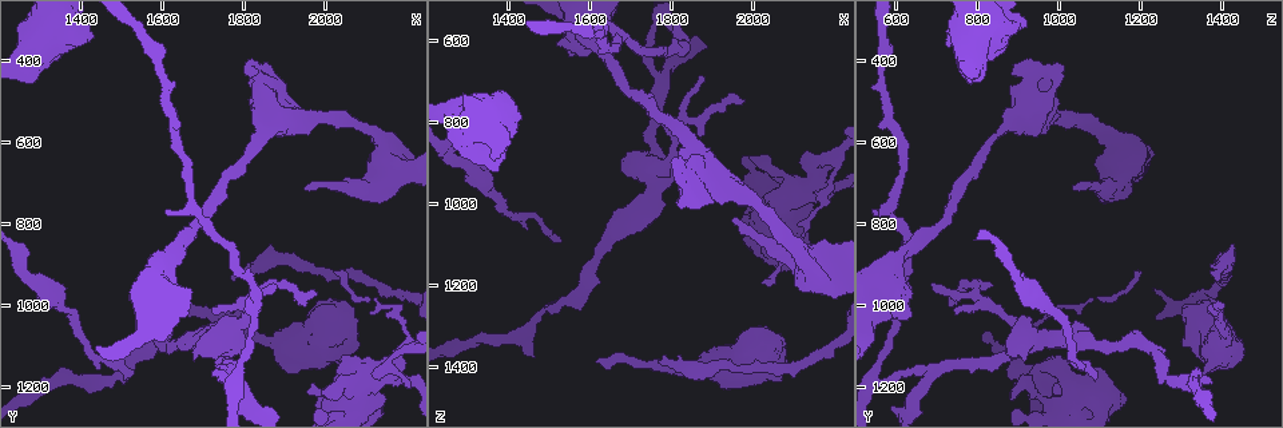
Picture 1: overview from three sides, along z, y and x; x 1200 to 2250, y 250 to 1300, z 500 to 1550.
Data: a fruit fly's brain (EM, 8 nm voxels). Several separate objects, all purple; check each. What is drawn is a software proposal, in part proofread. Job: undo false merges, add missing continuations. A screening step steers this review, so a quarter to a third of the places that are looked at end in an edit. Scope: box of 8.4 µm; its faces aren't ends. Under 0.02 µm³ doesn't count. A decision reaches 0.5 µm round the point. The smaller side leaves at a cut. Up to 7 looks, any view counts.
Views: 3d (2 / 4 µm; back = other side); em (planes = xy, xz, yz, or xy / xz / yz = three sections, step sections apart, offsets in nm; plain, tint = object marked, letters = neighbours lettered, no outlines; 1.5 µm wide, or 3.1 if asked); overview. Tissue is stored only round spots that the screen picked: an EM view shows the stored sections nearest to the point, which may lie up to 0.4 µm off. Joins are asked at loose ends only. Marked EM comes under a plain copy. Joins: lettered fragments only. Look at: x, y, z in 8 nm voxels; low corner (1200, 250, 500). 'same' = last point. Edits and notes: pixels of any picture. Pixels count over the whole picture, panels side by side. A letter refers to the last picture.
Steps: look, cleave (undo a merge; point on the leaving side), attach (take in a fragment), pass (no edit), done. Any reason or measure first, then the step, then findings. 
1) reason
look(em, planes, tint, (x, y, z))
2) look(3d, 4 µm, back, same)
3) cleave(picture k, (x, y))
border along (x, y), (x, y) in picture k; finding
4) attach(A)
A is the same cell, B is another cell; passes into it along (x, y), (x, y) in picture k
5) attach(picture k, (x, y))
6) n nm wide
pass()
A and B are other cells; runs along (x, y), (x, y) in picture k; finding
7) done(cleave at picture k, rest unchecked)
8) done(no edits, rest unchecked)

branch stops here
look(em, planes, tint, (1975, 970, 740))

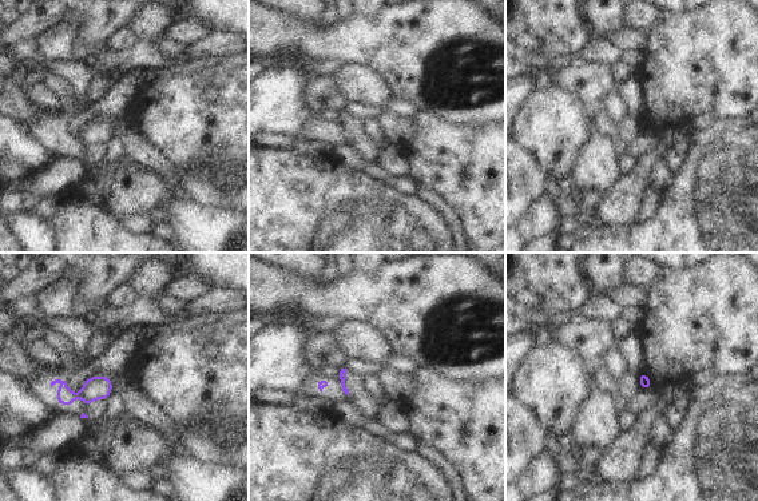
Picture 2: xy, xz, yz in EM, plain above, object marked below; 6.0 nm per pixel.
see the neighbours
look(em, planes, letters, same)

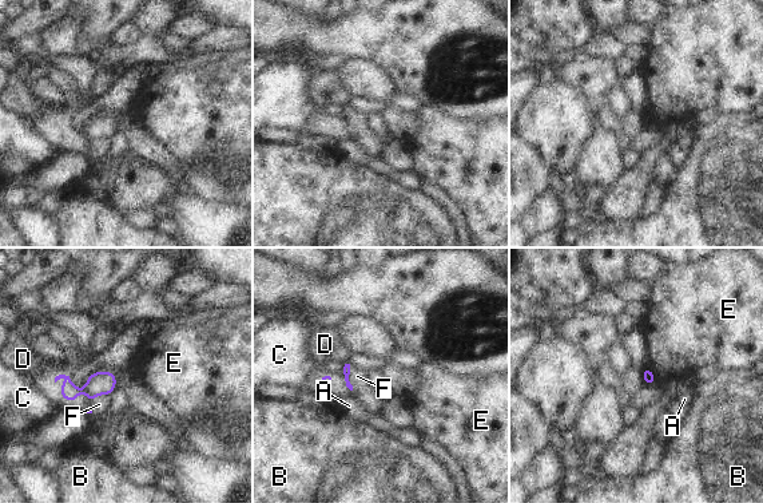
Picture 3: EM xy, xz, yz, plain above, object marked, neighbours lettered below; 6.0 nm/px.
pass()
A, B, C, D, E and F are other cells; border along (646, 367), (658, 380) in picture 3; no lettered fragment goes on from it

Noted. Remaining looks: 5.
free end
look(em, planes, letters, (1530, 1170, 1095))

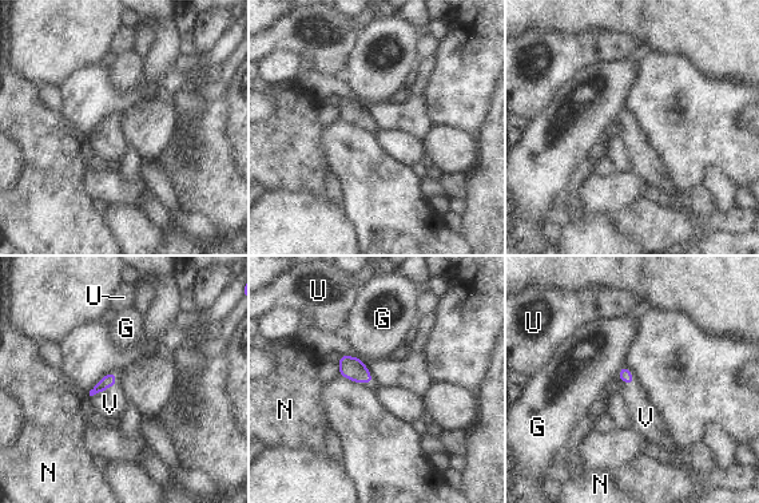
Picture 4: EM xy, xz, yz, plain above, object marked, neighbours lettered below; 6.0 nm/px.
attach(V)
V is the same cell, G, N and U are other cells; the neuron continues

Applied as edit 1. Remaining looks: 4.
calibre changes
look(3d, 2 µm, (1370, 1010, 990))

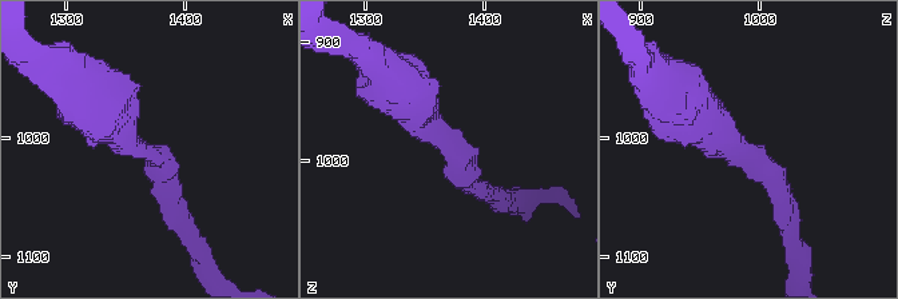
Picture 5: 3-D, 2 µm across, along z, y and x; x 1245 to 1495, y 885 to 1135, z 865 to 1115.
now the EM
look(em, xz, step 8, tint, (1364, 1006, 988))

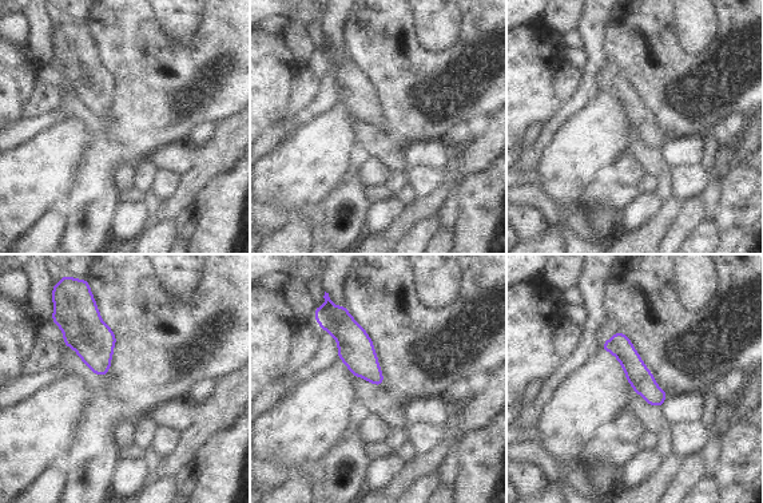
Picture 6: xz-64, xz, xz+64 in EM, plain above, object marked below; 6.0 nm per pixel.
look(em, xz, step 8, letters, same)

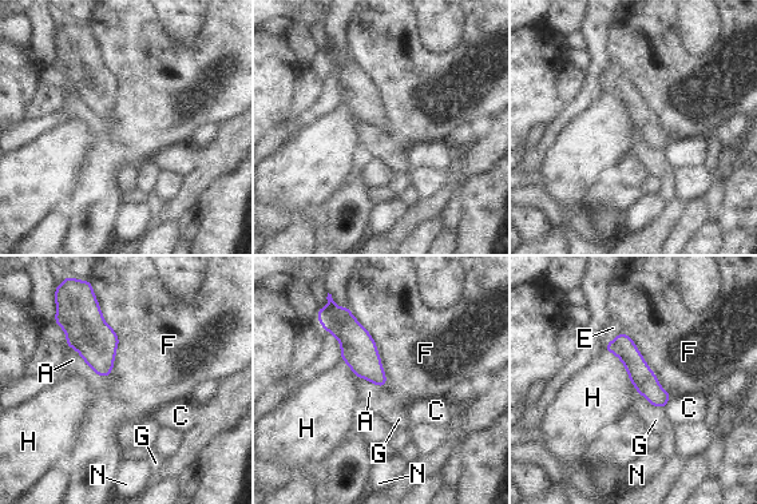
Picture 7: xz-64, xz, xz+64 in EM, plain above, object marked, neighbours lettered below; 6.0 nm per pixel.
arms of 170, 440 nm
pass()
A, C, E, F, G, H and N are other cells; one neuron here

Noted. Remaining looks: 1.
done(attach at picture 4, rest unchecked)

